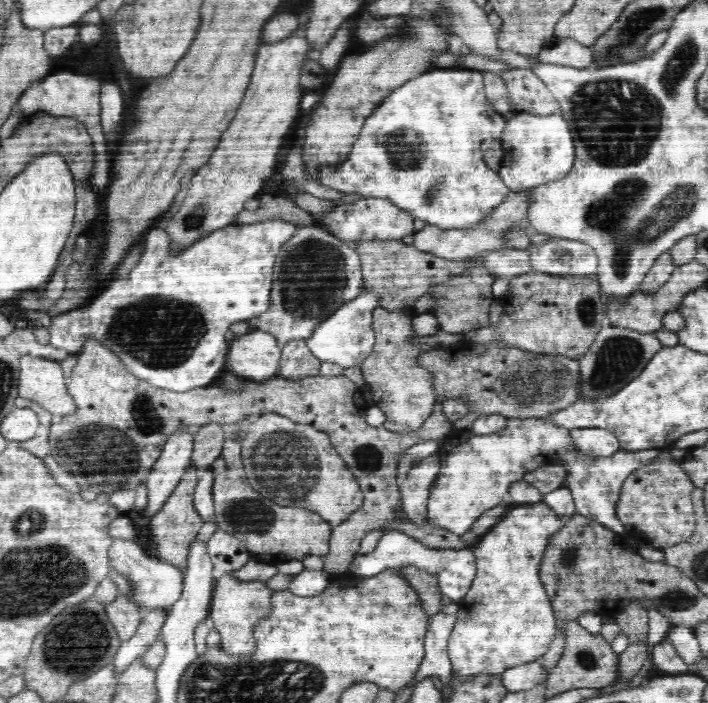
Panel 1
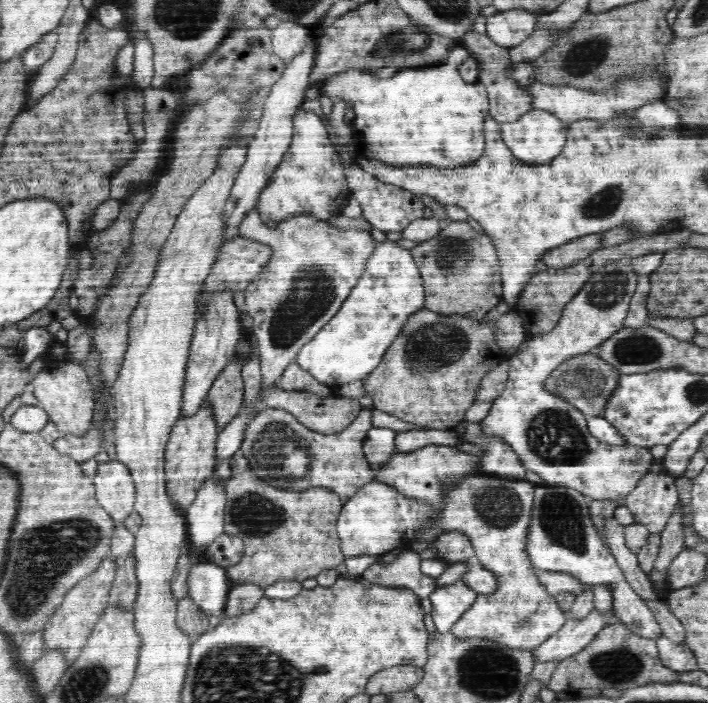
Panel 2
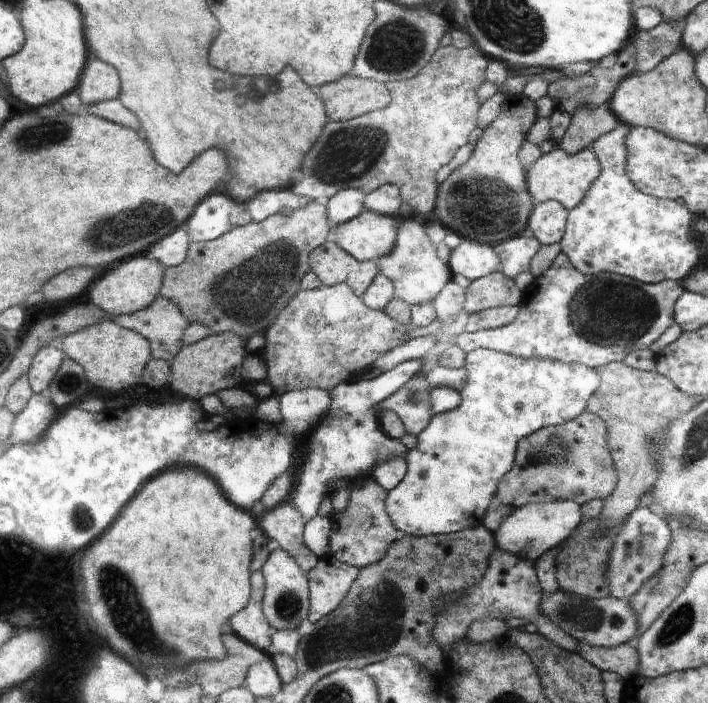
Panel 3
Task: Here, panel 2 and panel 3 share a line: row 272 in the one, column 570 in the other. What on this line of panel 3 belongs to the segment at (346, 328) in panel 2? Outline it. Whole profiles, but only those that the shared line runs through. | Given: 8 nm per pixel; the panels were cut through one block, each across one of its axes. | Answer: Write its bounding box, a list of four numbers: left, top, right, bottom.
[386,348,600,536]

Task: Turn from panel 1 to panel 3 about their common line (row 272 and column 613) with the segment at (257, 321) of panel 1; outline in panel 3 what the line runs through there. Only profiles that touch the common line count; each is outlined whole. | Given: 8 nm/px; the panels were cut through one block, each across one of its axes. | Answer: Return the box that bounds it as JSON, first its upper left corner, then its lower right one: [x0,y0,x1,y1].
[455,252,684,369]

